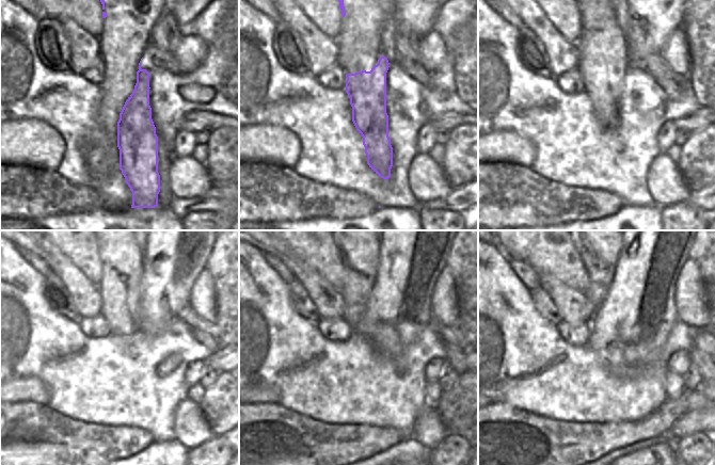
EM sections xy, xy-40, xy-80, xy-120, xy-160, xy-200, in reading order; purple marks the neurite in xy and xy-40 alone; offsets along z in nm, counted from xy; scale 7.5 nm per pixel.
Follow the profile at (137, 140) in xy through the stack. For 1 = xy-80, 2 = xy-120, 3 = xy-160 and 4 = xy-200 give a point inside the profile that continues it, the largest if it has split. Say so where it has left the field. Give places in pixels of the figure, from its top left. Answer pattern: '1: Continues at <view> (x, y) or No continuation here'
1: Continues at xy-80 (603, 84)
2: Continues at xy-120 (124, 252)
3: Continues at xy-160 (363, 252)
4: Continues at xy-200 (600, 252)

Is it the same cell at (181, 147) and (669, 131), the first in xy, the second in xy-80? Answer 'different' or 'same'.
same

